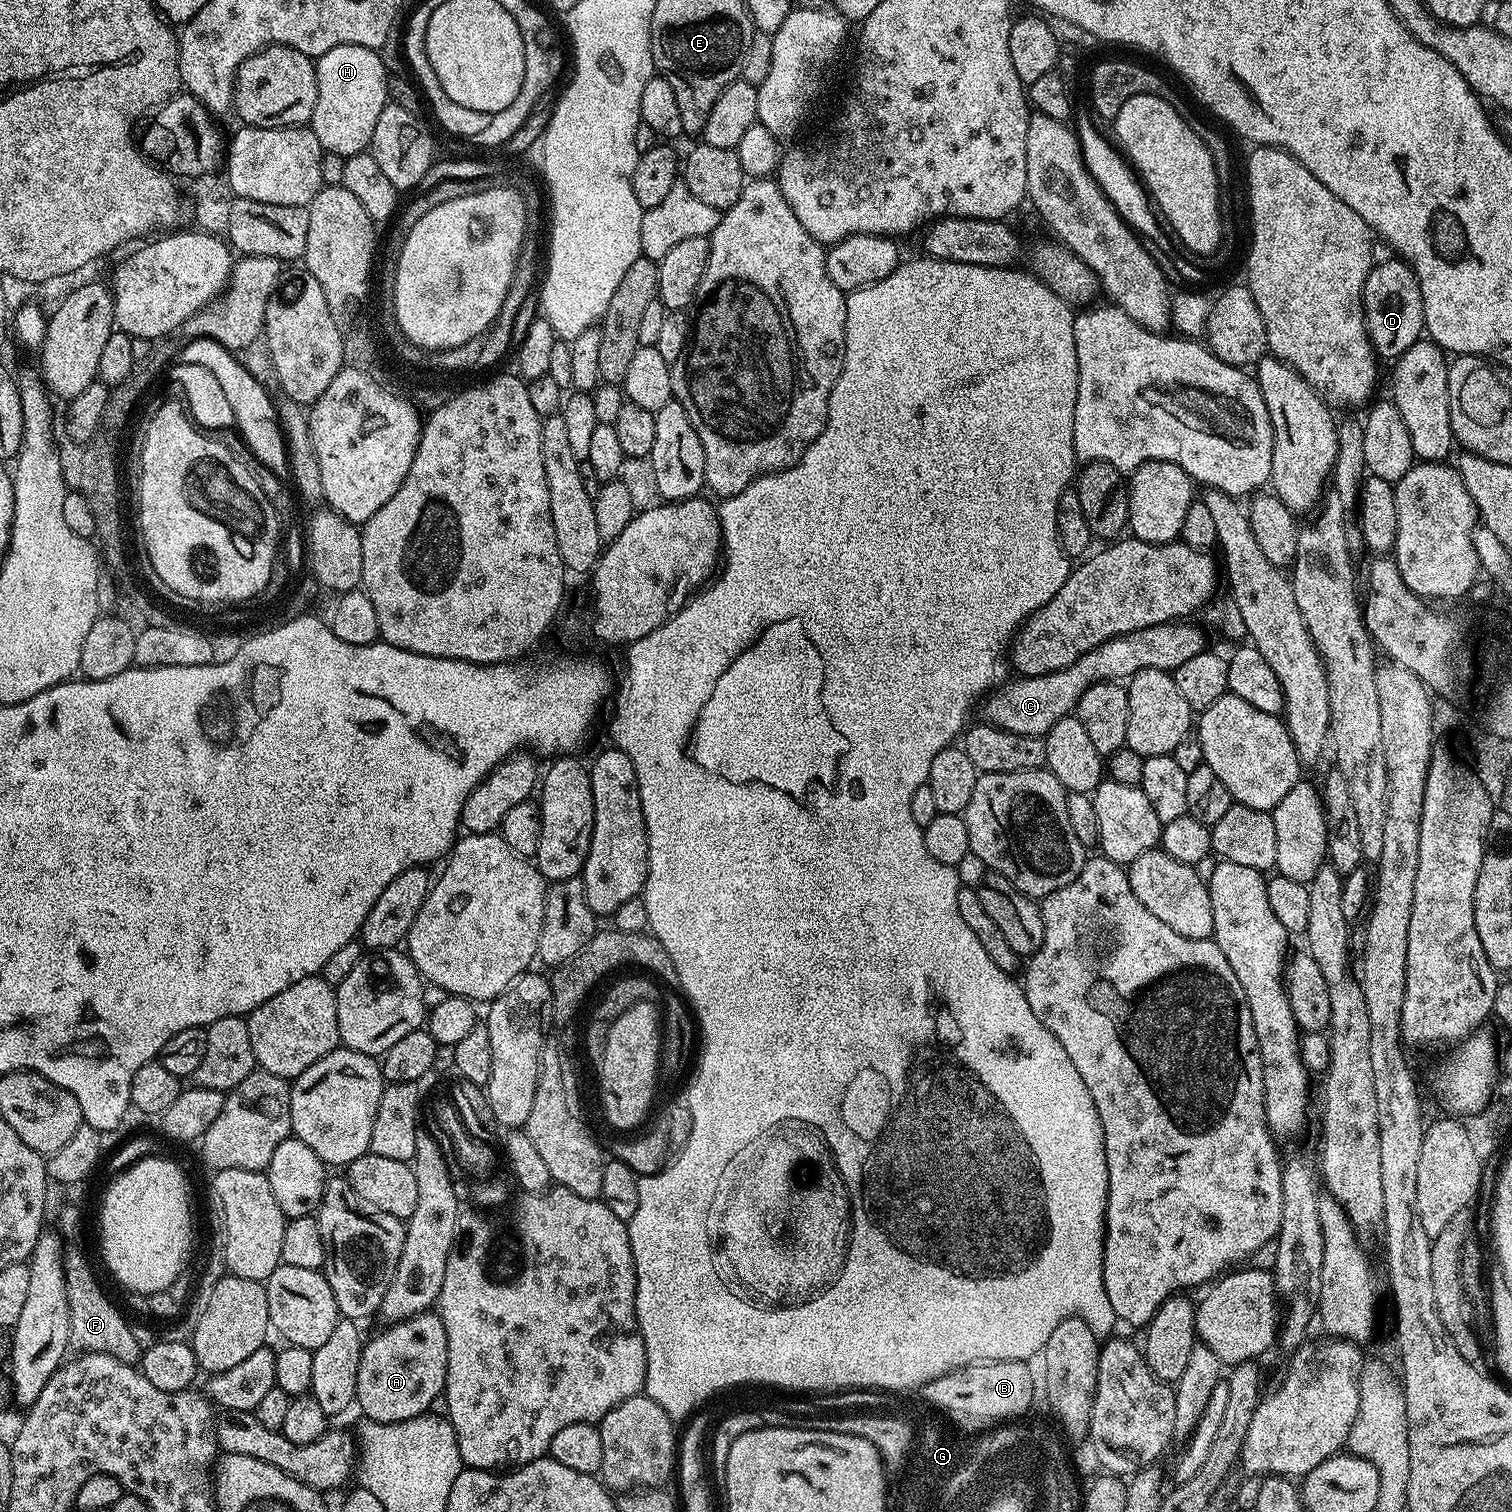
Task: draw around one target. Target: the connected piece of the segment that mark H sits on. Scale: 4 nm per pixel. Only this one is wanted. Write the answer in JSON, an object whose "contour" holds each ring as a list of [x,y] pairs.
{"contour":[[[334,46],[334,50],[326,50],[315,61],[316,65],[316,101],[314,114],[310,121],[312,132],[318,138],[325,153],[333,152],[343,158],[365,151],[371,145],[374,126],[378,124],[378,114],[382,114],[388,99],[388,77],[390,69],[384,65],[381,53],[366,46]]]}

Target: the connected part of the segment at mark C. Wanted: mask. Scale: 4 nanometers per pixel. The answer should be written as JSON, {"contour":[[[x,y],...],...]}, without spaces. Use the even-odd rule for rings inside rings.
{"contour":[[[1190,622],[1146,626],[1142,630],[1110,638],[1102,642],[1102,646],[1094,646],[1094,650],[1082,654],[1070,666],[1057,672],[1009,679],[983,701],[983,719],[996,728],[1010,730],[1014,734],[1030,734],[1043,738],[1048,735],[1054,722],[1075,709],[1076,703],[1091,684],[1124,682],[1147,668],[1175,673],[1176,668],[1182,666],[1182,662],[1205,651],[1203,630],[1186,623]]]}

